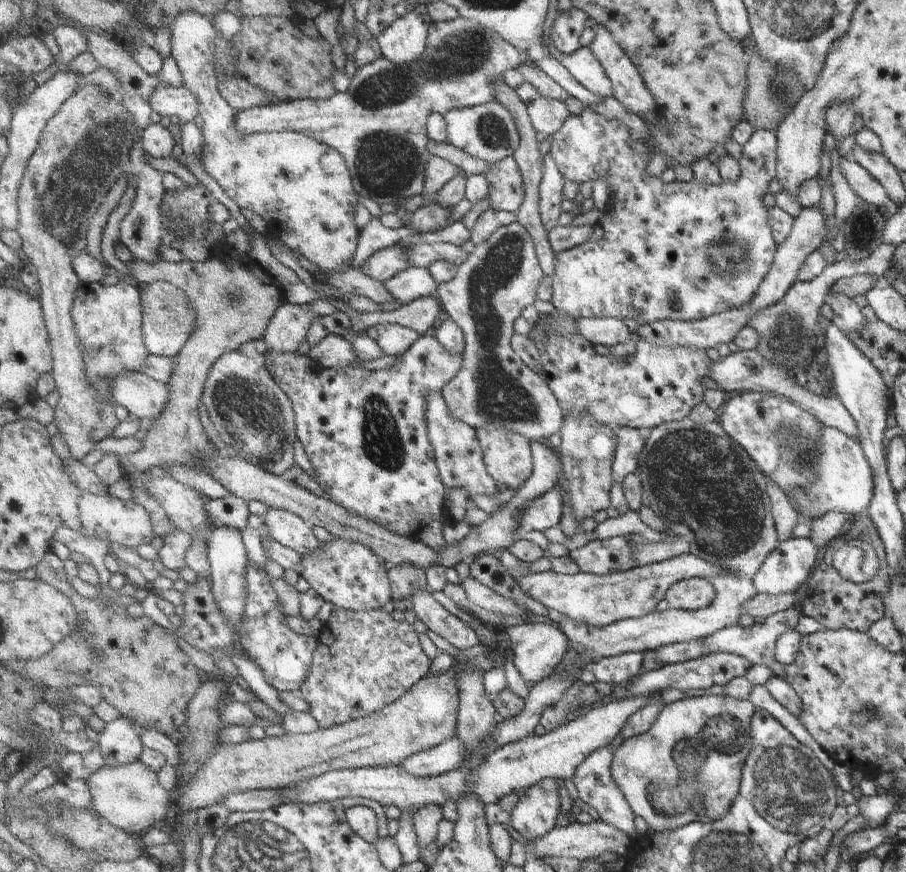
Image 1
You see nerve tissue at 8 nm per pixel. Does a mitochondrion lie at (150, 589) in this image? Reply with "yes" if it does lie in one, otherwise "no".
no

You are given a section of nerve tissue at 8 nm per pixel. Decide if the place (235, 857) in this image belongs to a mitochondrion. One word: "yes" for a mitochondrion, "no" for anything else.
yes

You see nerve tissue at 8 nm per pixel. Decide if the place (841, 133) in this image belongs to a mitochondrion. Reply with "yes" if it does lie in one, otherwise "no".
no

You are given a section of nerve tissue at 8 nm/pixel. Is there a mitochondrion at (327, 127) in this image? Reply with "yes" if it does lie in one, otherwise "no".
no

